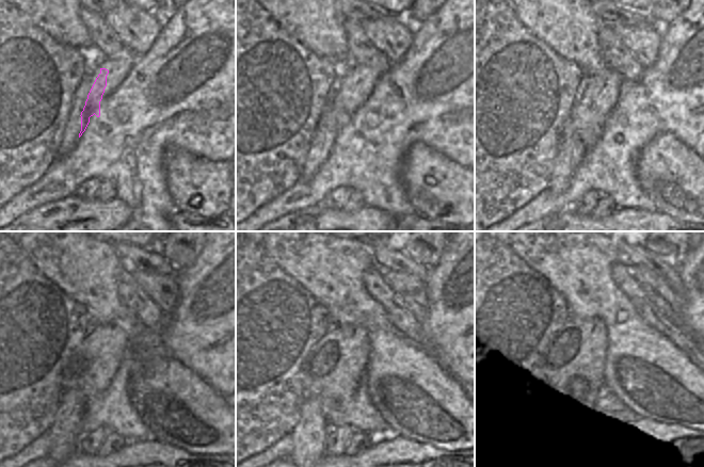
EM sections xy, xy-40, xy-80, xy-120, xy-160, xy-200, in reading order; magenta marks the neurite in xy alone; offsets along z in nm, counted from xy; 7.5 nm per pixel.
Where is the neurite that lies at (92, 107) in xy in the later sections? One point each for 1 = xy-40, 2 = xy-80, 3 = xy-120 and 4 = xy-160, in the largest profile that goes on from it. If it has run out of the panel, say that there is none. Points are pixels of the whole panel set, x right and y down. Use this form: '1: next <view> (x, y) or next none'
1: next xy-40 (328, 129)
2: next xy-80 (569, 145)
3: next xy-120 (65, 430)
4: next xy-160 (308, 436)

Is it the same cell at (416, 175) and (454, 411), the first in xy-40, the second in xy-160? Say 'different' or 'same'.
same

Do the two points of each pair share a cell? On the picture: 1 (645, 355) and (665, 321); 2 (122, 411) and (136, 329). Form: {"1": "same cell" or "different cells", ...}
{"1": "different cells", "2": "different cells"}

